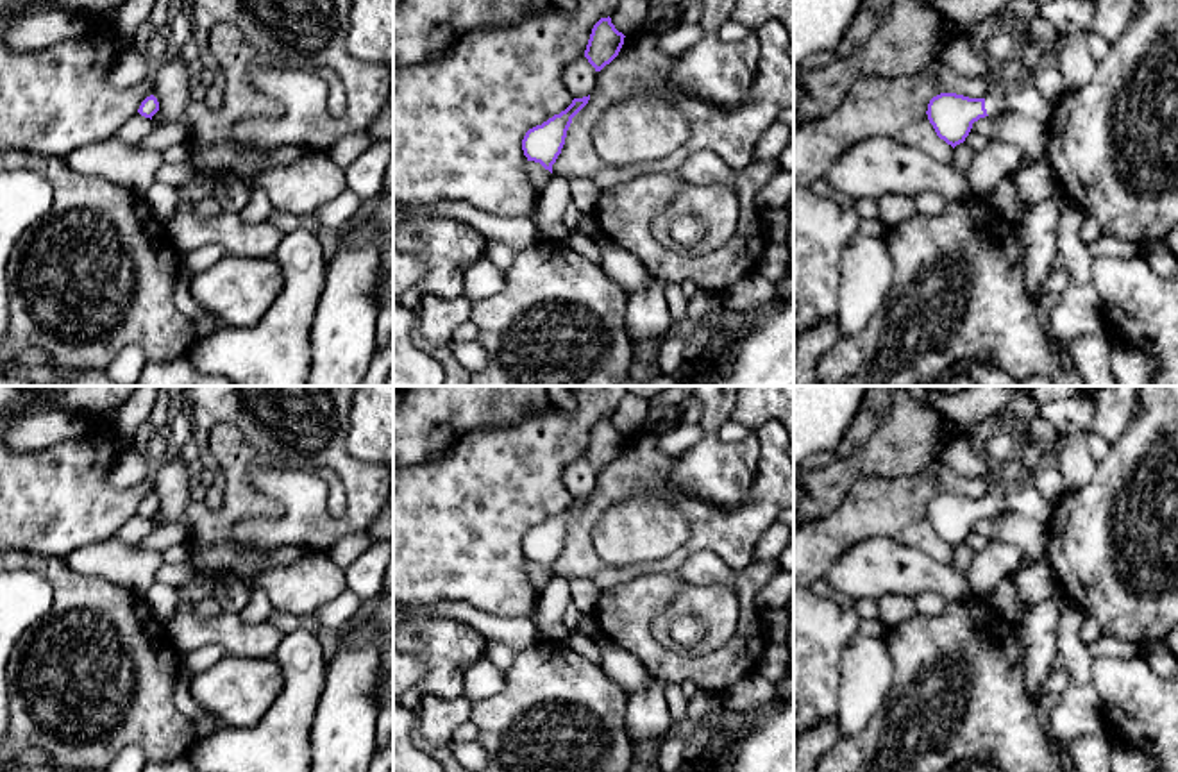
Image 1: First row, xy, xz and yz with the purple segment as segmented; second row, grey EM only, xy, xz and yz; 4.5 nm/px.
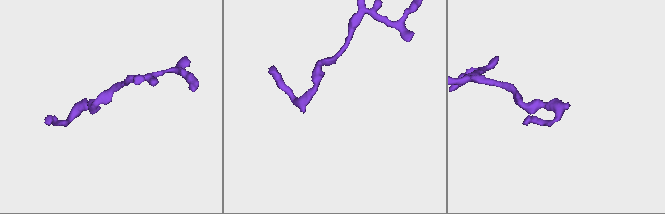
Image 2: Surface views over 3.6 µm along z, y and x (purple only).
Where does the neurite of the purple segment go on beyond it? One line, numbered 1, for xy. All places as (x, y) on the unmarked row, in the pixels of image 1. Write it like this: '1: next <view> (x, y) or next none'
1: next none

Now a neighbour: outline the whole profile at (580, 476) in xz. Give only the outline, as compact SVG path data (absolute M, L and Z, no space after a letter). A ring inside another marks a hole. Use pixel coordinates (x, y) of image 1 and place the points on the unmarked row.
M583 454L563 470L563 482L567 491L574 499L583 499L593 491L595 475L595 468L588 463L588 459Z

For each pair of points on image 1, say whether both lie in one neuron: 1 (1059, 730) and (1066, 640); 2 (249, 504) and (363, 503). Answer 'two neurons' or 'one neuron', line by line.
1: one neuron
2: two neurons

